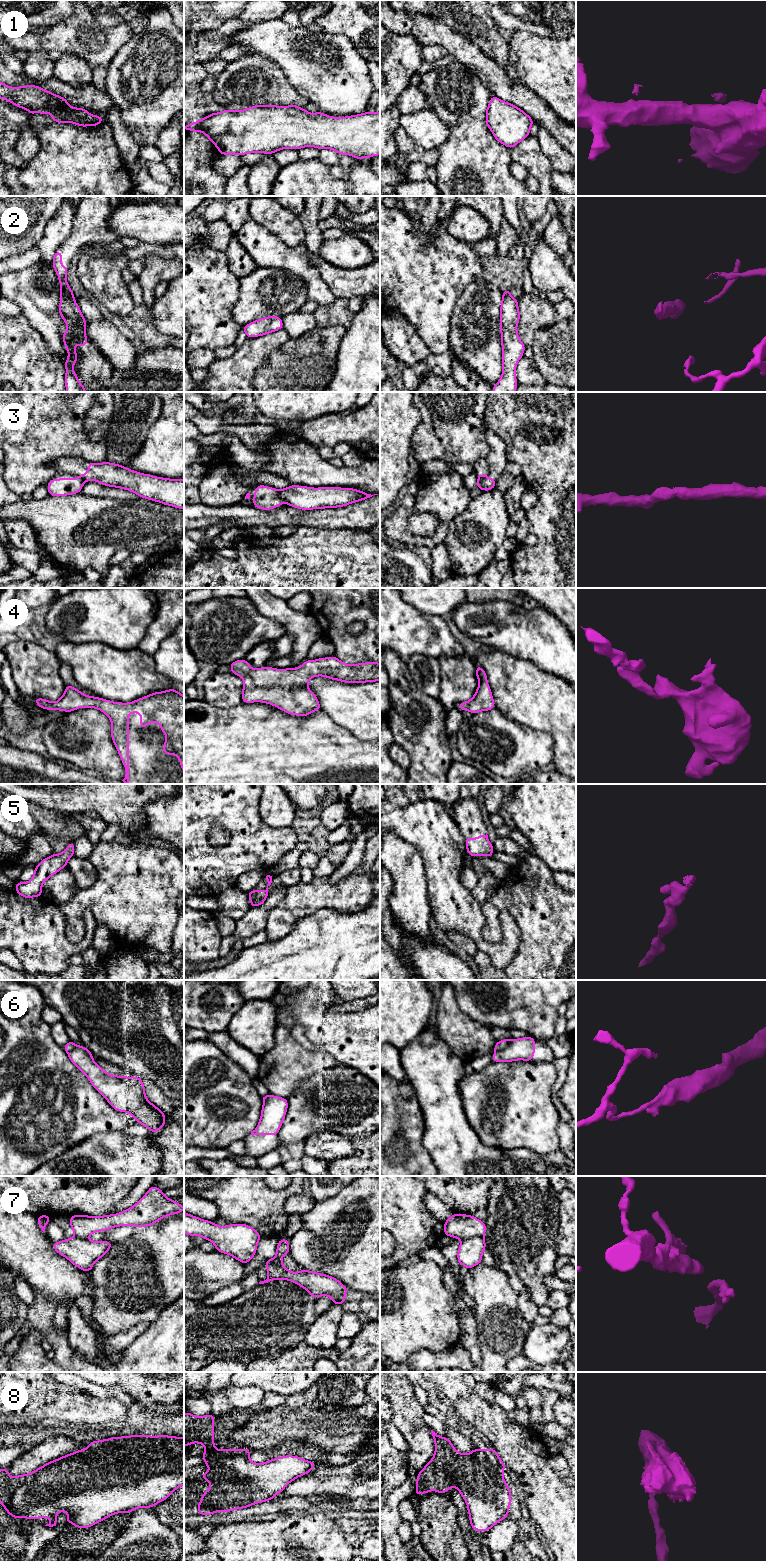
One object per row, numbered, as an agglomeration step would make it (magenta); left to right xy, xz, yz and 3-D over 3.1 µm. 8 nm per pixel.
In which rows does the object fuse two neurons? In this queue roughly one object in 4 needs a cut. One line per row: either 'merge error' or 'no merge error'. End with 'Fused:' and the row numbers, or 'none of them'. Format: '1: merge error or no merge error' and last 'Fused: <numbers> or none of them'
1: merge error
2: merge error
3: merge error
4: no merge error
5: no merge error
6: merge error
7: merge error
8: no merge error
Fused: 1, 2, 3, 6, 7

